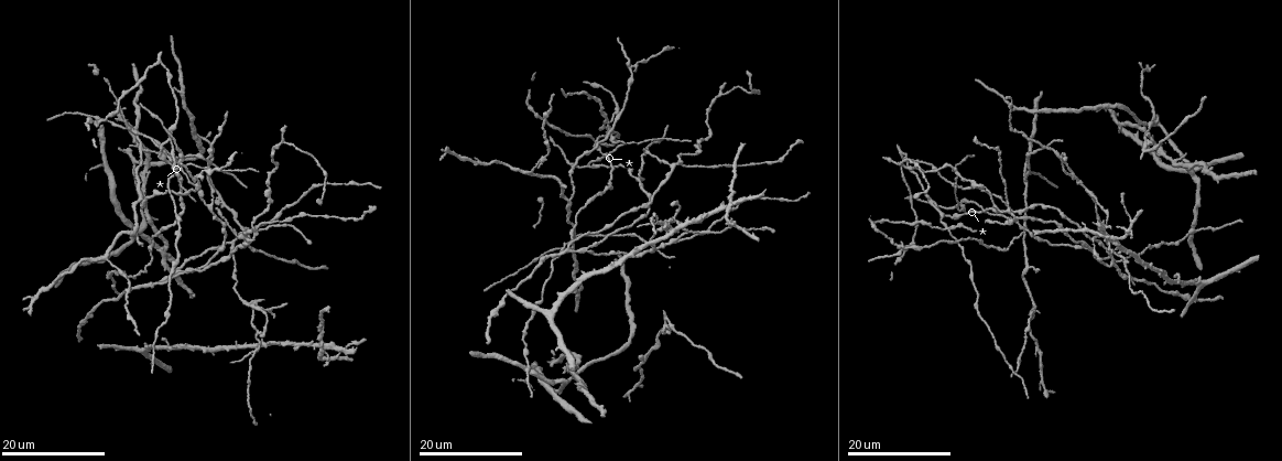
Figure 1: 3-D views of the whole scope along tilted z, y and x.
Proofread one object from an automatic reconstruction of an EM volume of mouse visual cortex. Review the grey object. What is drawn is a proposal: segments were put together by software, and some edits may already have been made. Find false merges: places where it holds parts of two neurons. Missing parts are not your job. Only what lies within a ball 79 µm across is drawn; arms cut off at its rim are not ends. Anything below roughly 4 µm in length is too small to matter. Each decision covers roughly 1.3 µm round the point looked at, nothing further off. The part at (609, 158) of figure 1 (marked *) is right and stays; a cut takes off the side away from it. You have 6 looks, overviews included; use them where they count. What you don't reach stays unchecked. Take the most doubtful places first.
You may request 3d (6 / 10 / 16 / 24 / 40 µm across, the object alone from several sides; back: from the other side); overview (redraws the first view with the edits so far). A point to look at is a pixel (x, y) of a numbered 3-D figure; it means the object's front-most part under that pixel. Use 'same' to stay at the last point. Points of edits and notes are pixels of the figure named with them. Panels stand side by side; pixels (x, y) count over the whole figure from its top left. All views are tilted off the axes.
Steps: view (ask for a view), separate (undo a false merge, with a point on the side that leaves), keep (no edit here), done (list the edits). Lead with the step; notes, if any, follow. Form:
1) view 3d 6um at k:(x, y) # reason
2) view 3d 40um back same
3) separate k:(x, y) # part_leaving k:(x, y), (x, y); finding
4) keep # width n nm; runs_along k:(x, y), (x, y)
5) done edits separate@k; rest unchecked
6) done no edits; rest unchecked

view 3d 16um at 1:(675, 239) # three arms meet

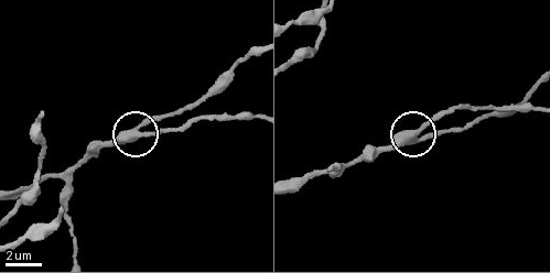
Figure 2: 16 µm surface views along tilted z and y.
view 3d 6um at 2:(137, 127) # zoom in

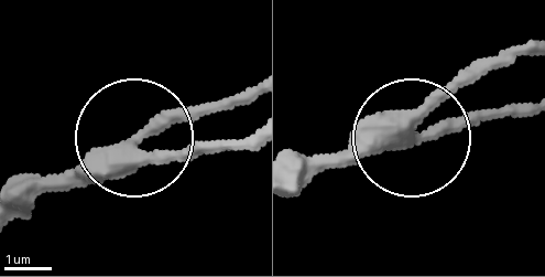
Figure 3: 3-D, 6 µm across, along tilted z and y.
keep # width 340 nm; all the same neuron

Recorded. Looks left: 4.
view 3d 16um at 1:(210, 204) # two arms in line, one across

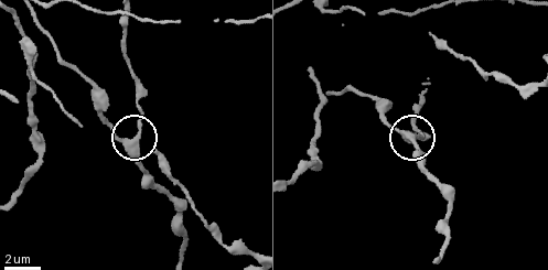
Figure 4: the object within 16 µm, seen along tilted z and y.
view 3d 10um at 4:(135, 140)

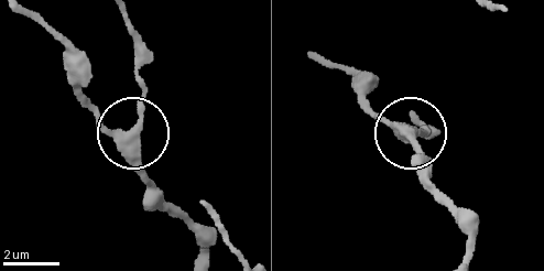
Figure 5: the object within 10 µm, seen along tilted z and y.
keep # arms 3; runs_along 5:(30, 12), (118, 131), (143, 95), (136, 50); one neuron here

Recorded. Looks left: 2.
view 3d 16um at 1:(143, 149) # three-way junction

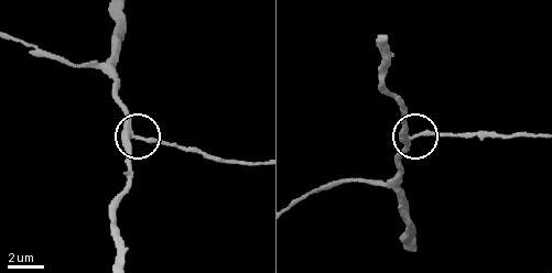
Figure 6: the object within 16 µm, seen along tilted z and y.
view 3d 6um at 6:(411, 139) # closer look

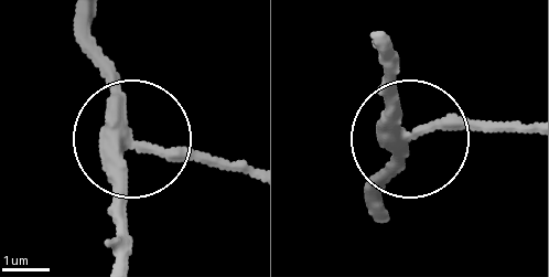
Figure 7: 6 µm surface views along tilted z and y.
keep # runs_along 7:(381, 56), (398, 135), (521, 128); one neuron here

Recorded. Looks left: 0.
done no edits; rest unchecked

